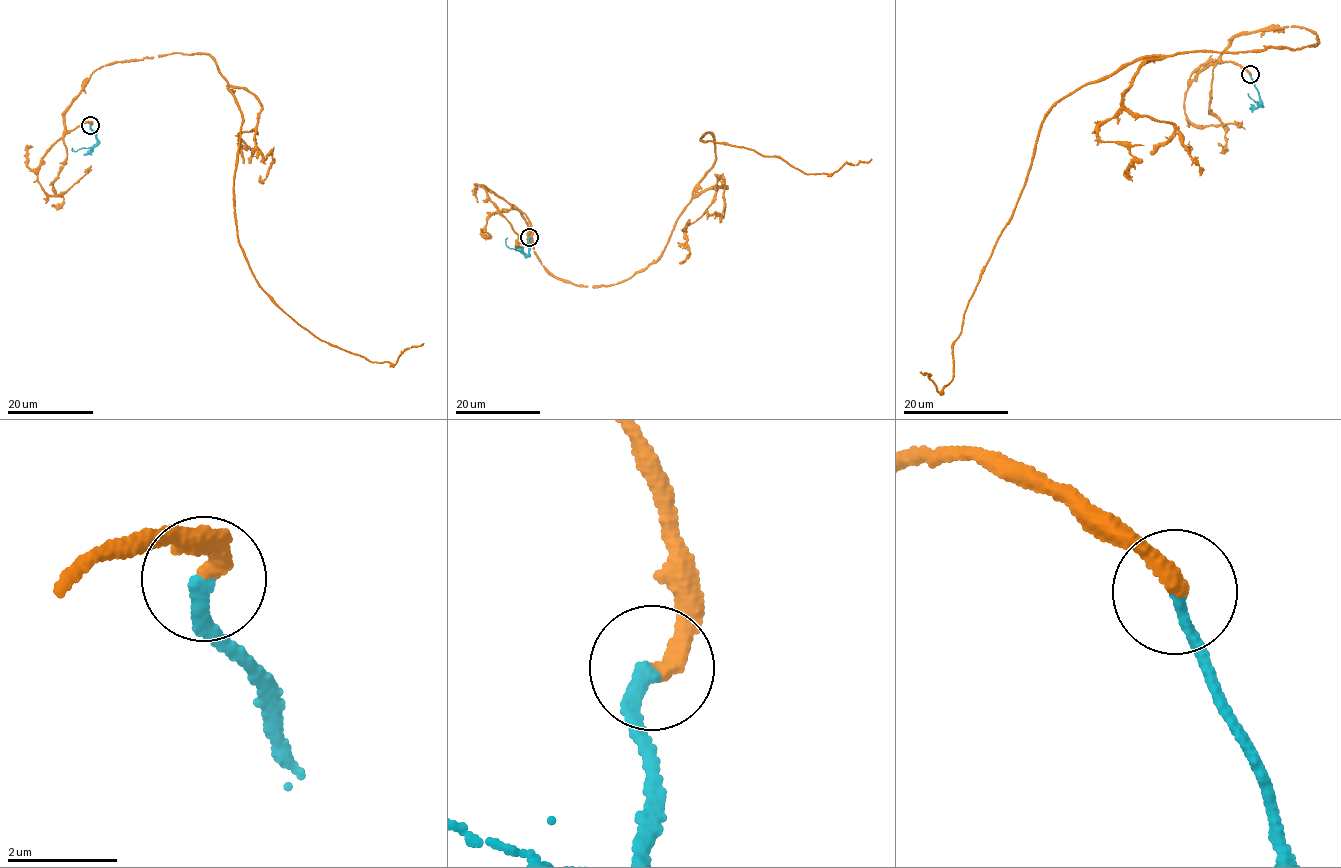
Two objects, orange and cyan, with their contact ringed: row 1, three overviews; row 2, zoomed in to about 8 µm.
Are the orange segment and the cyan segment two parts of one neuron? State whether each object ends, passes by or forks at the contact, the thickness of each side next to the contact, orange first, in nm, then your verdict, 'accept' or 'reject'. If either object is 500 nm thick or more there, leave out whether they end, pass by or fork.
orange ends there; cyan ends there; 320 nm thick on the orange side, 220 nm on the other; accept

